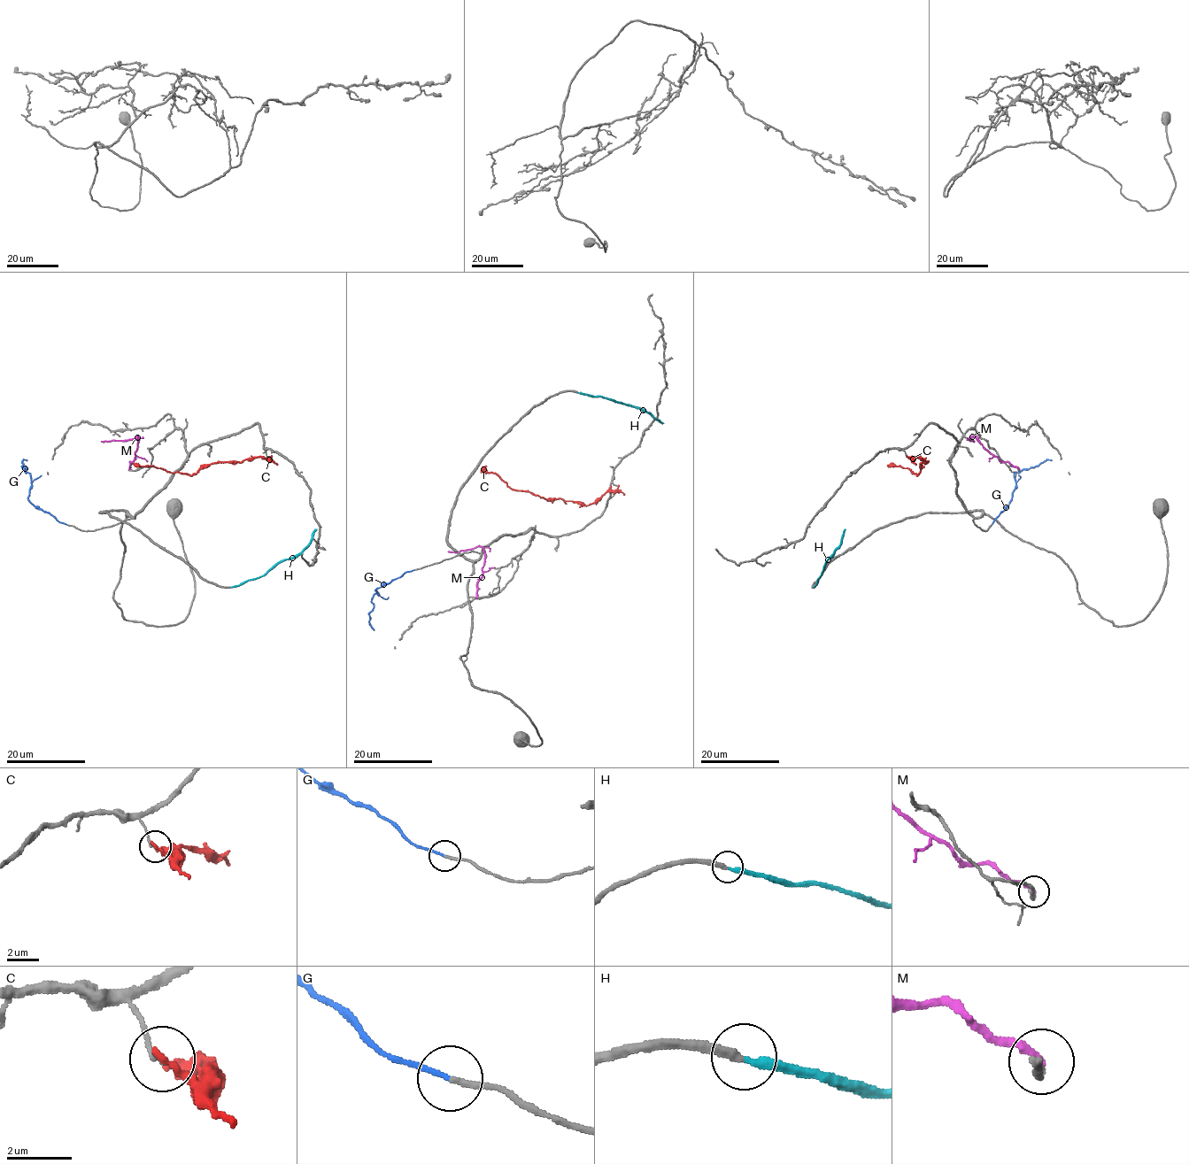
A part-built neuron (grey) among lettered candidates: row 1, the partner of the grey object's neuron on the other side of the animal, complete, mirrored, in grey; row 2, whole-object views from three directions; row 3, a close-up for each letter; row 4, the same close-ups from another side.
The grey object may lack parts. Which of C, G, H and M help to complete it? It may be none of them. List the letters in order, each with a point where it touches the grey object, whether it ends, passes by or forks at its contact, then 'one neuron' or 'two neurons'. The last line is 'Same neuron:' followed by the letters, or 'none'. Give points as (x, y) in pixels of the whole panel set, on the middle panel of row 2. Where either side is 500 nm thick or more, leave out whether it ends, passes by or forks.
C: contact (618, 486); it ends; two neurons
G: contact (413, 569); it ends; one neuron
H: contact (577, 392); it ends; one neuron
M: contact (476, 597); it ends; two neurons
Same neuron: G, H

